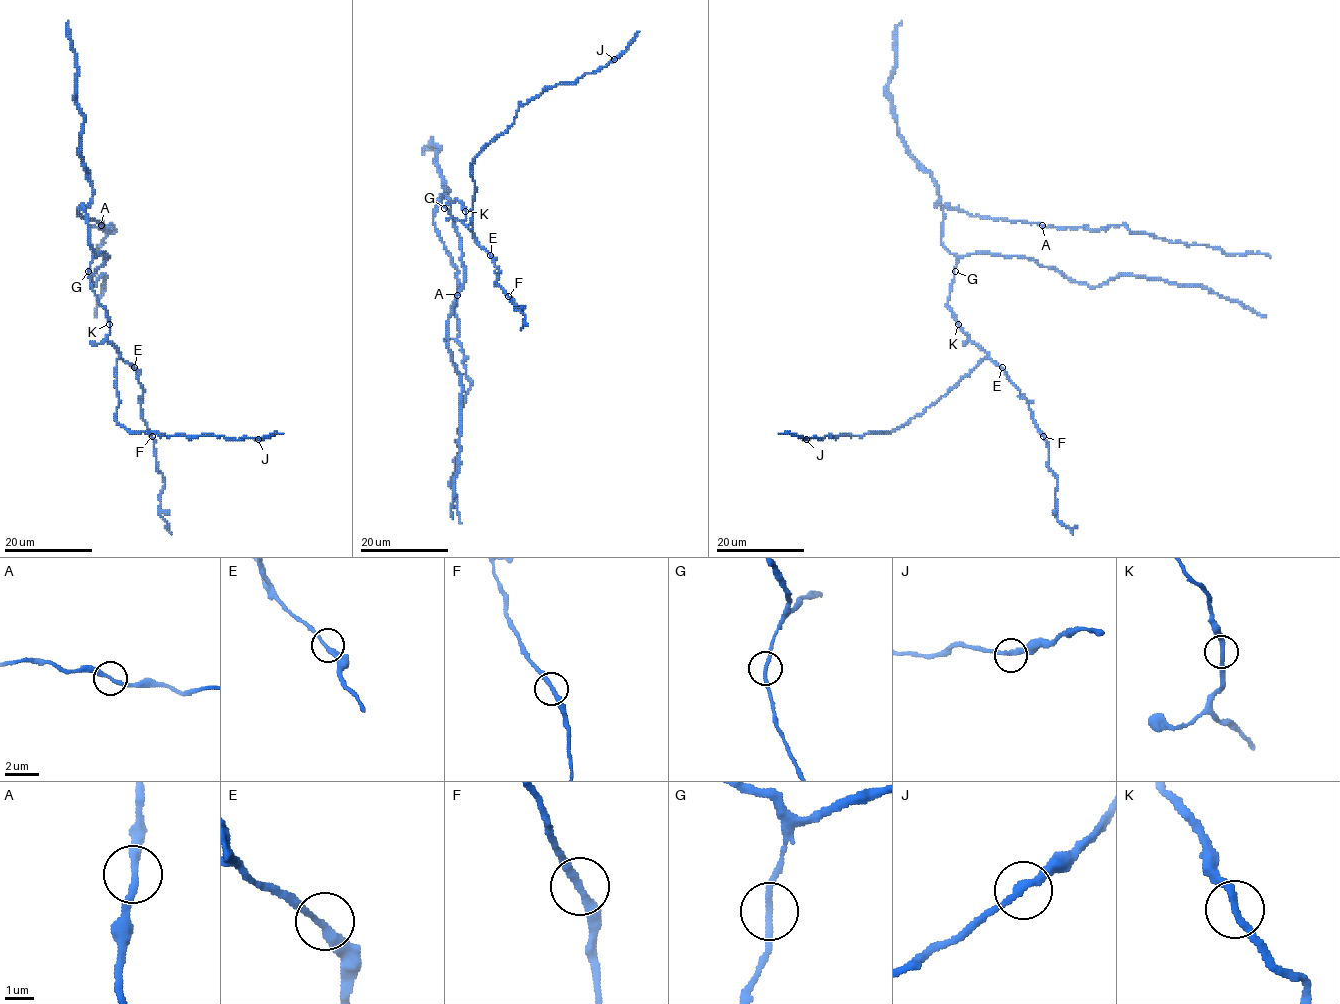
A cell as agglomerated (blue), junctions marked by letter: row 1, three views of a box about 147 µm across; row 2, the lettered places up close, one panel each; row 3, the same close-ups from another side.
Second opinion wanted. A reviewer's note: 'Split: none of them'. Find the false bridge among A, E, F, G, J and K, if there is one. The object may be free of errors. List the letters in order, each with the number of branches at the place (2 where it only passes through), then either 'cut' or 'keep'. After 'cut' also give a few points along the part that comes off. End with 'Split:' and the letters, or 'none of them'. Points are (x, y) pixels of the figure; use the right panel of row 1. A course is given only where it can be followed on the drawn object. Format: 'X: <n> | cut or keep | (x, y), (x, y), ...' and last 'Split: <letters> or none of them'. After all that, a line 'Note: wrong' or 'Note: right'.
A: 2 | cut | (1041, 225), (1094, 230), (1122, 225), (1166, 241), (1219, 247), (1229, 255), (1260, 253), (1271, 258)
E: 2 | keep
F: 2 | keep
G: 2 | keep
J: 2 | keep
K: 2 | keep
Split: A
Note: wrong

